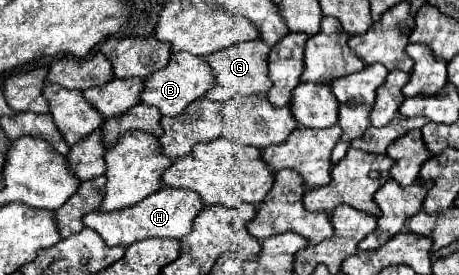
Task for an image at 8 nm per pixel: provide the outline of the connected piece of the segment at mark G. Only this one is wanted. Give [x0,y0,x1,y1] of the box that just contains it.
[204,38,272,102]

